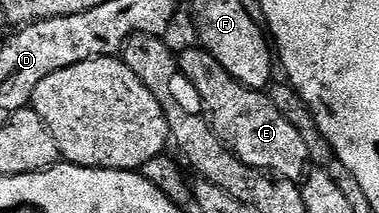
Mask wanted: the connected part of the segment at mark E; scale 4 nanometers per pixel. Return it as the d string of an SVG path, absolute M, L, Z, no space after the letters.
M203 47L179 54L180 76L194 87L208 123L226 148L242 163L275 176L299 182L309 172L310 158L298 127L274 107L267 92L251 89L230 75L214 55Z

